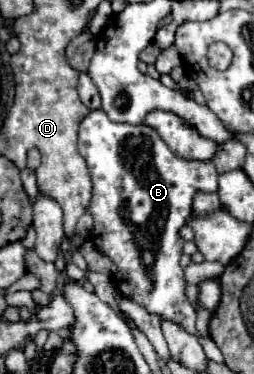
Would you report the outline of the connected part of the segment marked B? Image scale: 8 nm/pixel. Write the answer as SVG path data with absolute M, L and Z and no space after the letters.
M91 110L87 118L83 118L79 126L79 154L85 158L91 182L93 182L93 196L89 204L89 214L95 220L91 230L91 240L99 252L109 256L117 266L117 276L113 276L115 288L139 302L151 314L161 318L173 320L181 324L187 332L195 334L195 308L185 300L185 280L183 268L179 266L181 246L183 240L179 238L179 228L185 224L191 212L191 200L197 190L215 192L219 172L211 160L197 162L197 160L183 160L179 158L161 138L159 134L145 126L131 126L125 122L113 122L107 118L103 110Z

